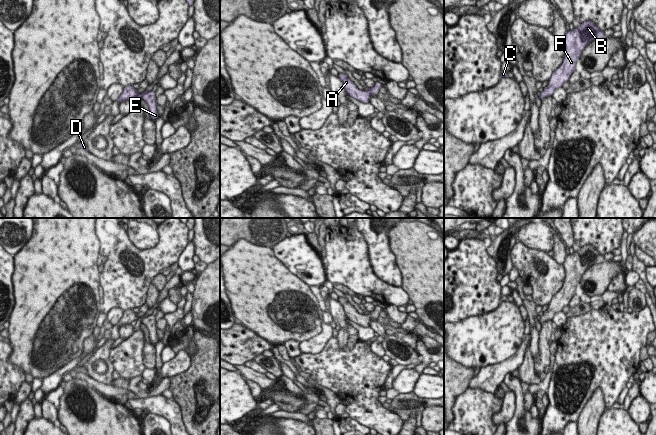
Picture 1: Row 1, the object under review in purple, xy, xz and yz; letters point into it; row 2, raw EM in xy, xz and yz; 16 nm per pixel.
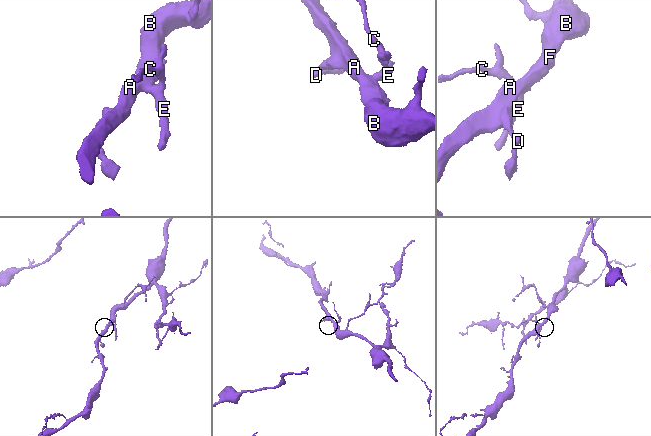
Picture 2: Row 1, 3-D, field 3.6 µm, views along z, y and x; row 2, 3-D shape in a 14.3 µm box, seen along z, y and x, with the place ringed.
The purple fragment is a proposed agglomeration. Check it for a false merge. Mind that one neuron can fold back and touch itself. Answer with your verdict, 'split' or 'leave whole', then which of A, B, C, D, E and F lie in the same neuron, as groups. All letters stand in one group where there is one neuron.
leave whole; A B C D E F

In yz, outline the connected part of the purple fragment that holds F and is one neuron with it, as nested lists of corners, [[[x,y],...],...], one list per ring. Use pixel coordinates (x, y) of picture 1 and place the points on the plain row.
[[[591,244],[584,245],[579,251],[574,250],[573,254],[567,255],[563,265],[566,274],[563,287],[553,296],[549,309],[544,312],[542,317],[538,318],[538,321],[543,324],[548,320],[553,320],[554,314],[561,312],[565,306],[568,306],[572,297],[576,295],[576,286],[580,283],[585,271],[591,265],[603,262],[605,262],[604,255],[600,254]]]

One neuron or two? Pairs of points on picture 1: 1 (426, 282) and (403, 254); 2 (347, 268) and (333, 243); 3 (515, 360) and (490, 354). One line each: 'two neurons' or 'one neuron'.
1: one neuron
2: one neuron
3: two neurons

